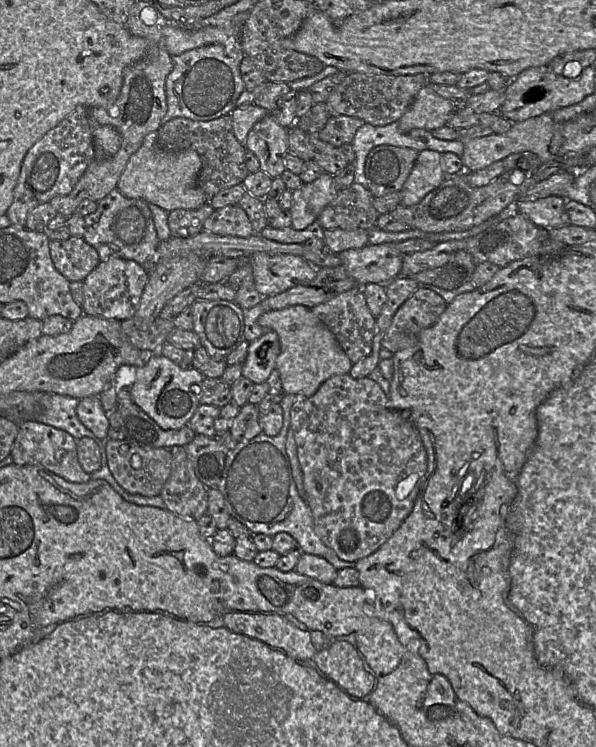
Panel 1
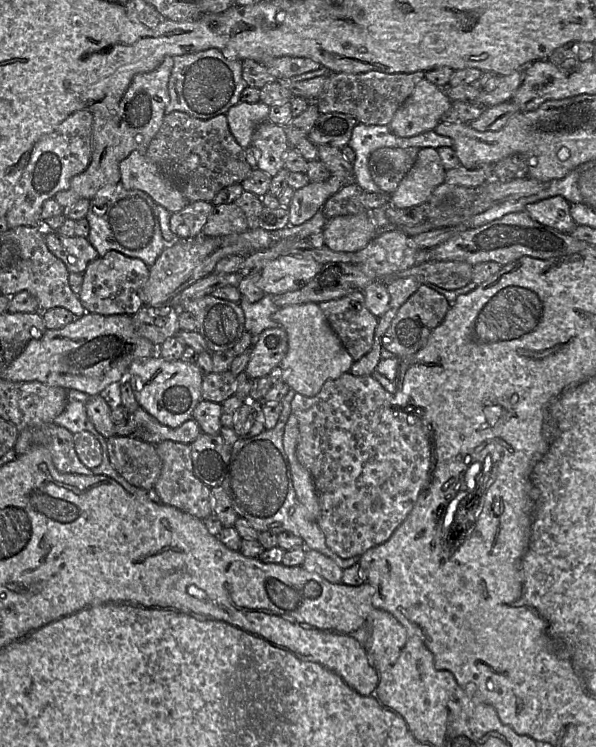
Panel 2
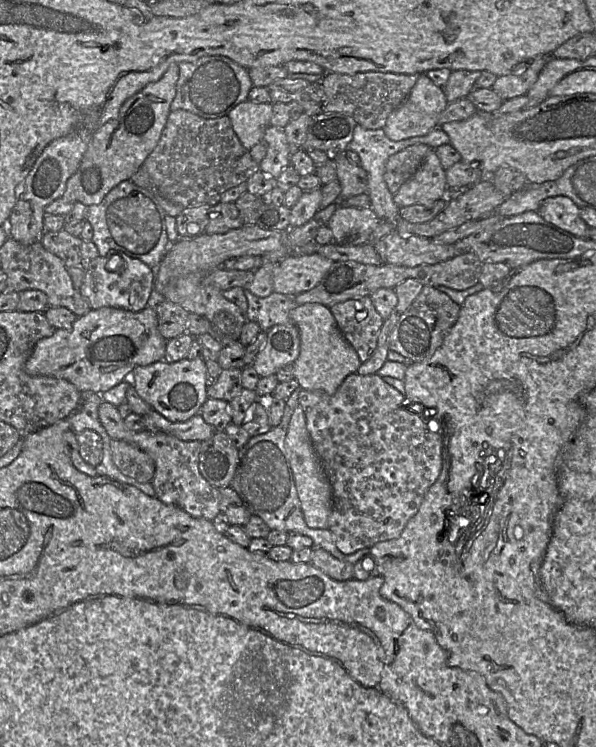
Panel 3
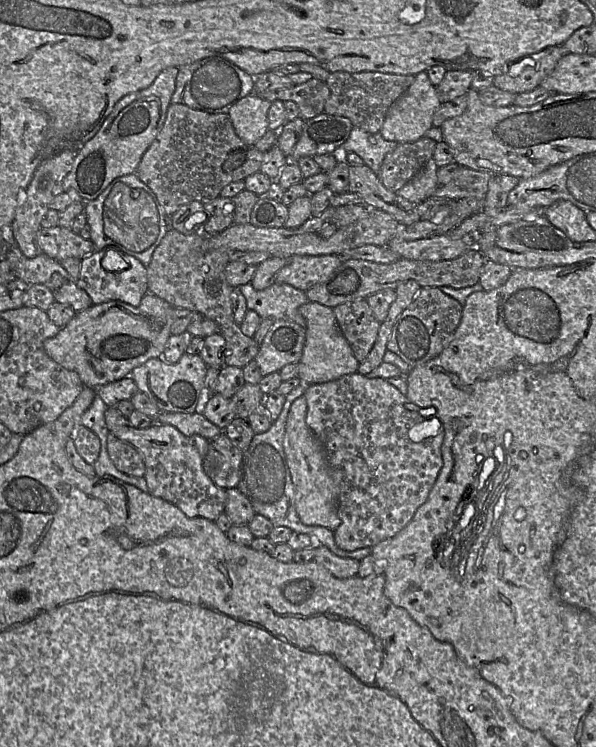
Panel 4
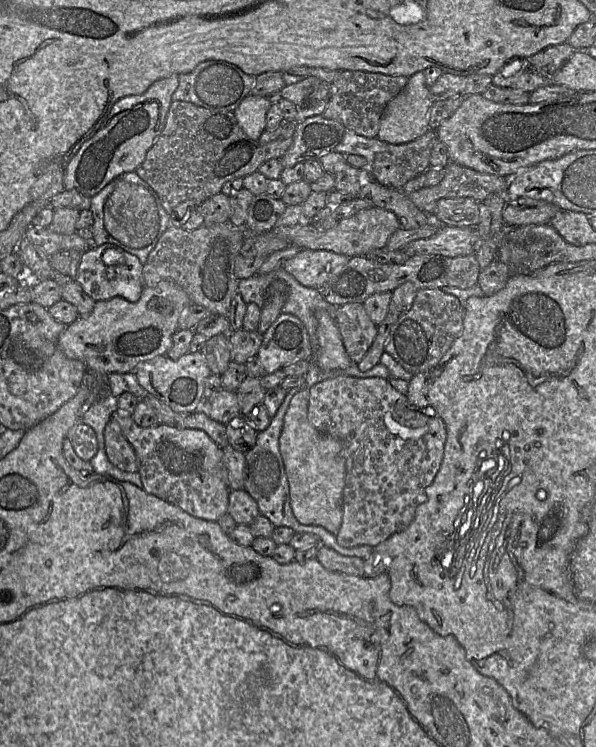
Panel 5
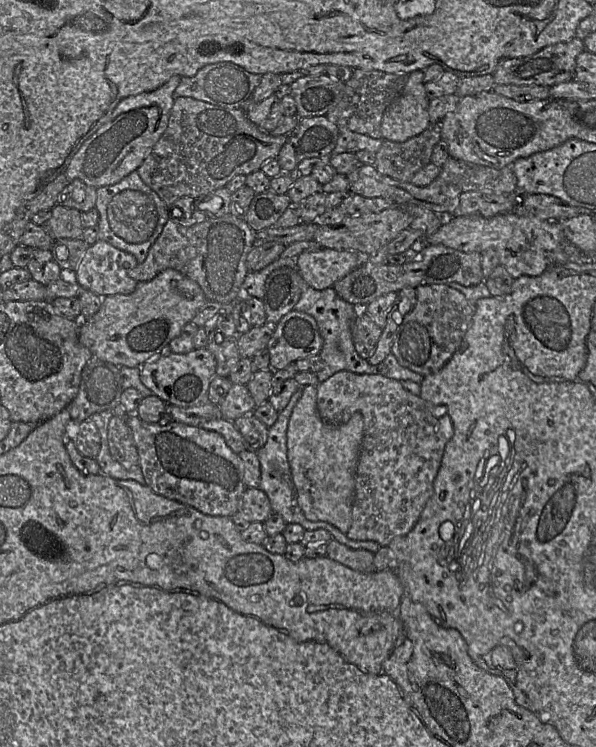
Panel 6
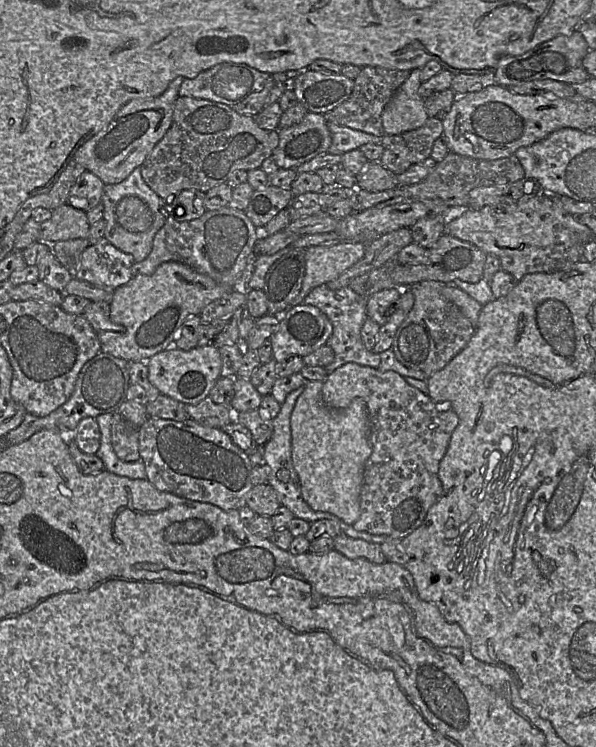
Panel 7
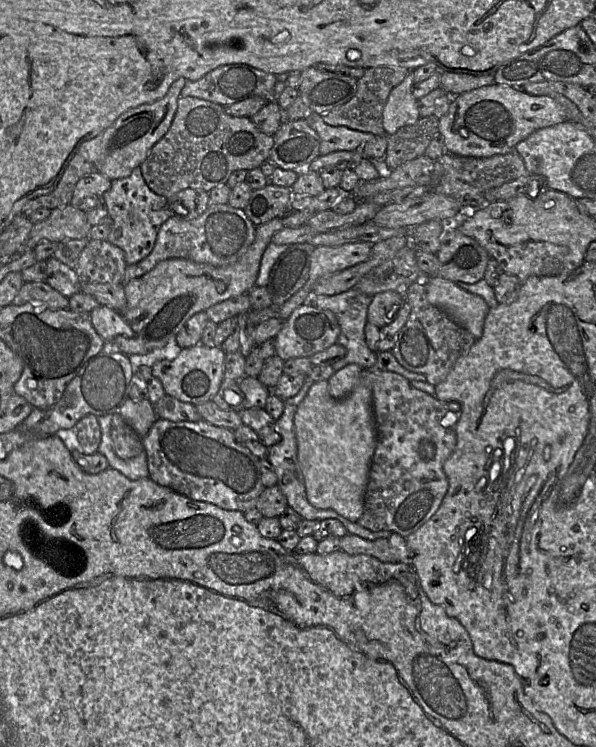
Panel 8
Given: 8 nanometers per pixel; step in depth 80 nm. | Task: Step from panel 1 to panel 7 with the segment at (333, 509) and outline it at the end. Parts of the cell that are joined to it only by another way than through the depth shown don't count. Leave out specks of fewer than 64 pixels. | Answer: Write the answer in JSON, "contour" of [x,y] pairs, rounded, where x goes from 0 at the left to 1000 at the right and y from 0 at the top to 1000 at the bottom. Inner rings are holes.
{"contour":[[[582,486],[552,501],[542,510],[540,535],[550,545],[576,548],[596,533],[607,533],[616,542],[624,606],[611,628],[604,689],[591,704],[599,711],[674,723],[706,704],[720,681],[742,663],[737,622],[770,560],[757,548],[755,538],[730,539],[716,527],[688,517],[676,503],[661,497],[639,498],[633,493]]]}

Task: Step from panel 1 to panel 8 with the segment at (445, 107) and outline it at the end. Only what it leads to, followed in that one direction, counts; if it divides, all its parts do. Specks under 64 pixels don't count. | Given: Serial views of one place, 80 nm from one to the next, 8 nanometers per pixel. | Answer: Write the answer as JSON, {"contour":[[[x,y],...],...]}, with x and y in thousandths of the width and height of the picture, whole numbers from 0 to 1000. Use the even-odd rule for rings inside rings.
{"contour":[[[693,95],[654,124],[643,147],[643,170],[648,181],[661,179],[676,169],[698,165],[703,158],[700,133],[693,129]]]}

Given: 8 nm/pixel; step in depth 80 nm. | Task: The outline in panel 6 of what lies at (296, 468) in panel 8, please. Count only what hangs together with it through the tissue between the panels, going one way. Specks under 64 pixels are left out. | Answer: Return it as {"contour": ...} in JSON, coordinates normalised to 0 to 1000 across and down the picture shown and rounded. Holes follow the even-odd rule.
{"contour":[[[502,518],[502,521],[490,529],[482,544],[468,552],[463,565],[455,572],[451,572],[446,594],[431,602],[431,610],[438,627],[438,640],[433,653],[443,657],[450,664],[456,687],[466,687],[471,689],[482,701],[498,700],[510,705],[512,710],[544,708],[550,711],[564,724],[581,730],[589,735],[611,735],[631,740],[639,734],[639,730],[636,730],[633,726],[619,723],[591,723],[586,722],[567,707],[550,699],[517,696],[500,675],[497,652],[492,645],[490,632],[483,617],[482,574],[490,550],[500,535],[505,533],[507,527],[508,518]]]}

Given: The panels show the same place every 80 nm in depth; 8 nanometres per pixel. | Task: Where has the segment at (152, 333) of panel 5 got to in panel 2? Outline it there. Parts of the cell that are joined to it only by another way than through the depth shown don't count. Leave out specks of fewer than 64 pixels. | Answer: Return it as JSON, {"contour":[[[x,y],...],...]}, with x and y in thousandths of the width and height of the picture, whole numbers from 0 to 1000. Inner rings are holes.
{"contour":[[[144,418],[107,439],[79,442],[69,452],[52,455],[3,497],[2,505],[17,511],[64,510],[151,530],[168,529],[185,514],[200,511],[223,483],[258,477],[265,465],[230,446],[221,422]]]}

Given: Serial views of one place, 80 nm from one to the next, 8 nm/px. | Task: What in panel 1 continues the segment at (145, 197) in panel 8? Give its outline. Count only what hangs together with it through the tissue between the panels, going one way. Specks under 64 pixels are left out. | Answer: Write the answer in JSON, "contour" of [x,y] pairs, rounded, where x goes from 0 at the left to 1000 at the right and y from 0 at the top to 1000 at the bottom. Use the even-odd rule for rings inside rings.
{"contour":[[[195,250],[163,269],[163,281],[141,289],[141,296],[144,308],[139,319],[164,337],[168,349],[176,349],[188,341],[223,348],[243,361],[252,361],[262,353],[262,336],[268,321],[245,269],[213,265]]]}

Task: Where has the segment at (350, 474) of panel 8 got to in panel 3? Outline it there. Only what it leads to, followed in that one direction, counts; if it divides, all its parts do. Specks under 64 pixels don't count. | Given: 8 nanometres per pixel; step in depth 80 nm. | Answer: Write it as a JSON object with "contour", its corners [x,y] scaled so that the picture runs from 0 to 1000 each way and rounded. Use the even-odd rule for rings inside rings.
{"contour":[[[502,542],[495,545],[485,565],[478,598],[515,704],[530,708],[550,708],[550,696],[559,679],[557,653],[539,616],[525,598],[513,573],[512,554]]]}

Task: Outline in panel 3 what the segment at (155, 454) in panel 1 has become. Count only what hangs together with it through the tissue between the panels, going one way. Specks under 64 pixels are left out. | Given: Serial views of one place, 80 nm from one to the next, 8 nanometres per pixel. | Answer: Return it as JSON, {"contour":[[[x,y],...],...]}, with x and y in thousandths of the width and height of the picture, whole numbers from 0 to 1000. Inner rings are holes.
{"contour":[[[186,588],[185,601],[193,622],[206,635],[237,647],[253,645],[260,620],[245,605],[198,588]]]}

